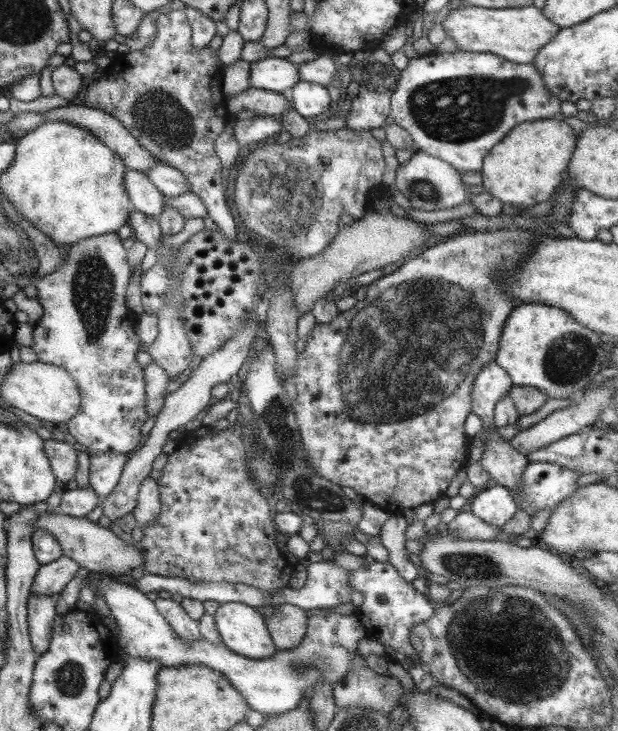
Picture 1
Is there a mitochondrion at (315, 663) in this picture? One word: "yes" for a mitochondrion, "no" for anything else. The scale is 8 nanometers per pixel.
yes

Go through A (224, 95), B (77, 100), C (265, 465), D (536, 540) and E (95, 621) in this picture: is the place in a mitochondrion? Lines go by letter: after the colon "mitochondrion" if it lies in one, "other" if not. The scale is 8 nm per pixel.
A: other
B: other
C: mitochondrion
D: other
E: other

